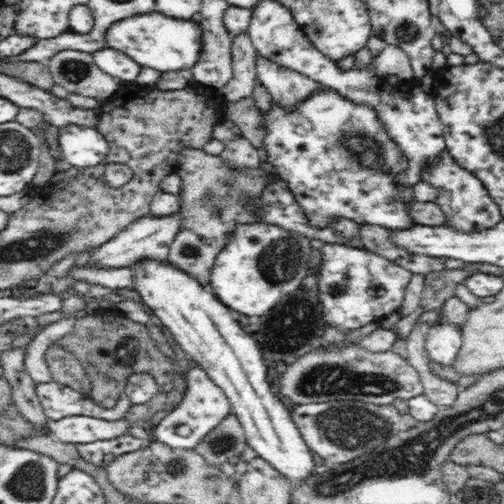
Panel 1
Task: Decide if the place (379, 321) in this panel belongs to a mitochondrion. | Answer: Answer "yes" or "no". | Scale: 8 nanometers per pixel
no

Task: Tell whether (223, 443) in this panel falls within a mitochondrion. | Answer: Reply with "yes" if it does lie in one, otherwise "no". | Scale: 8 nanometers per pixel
yes

